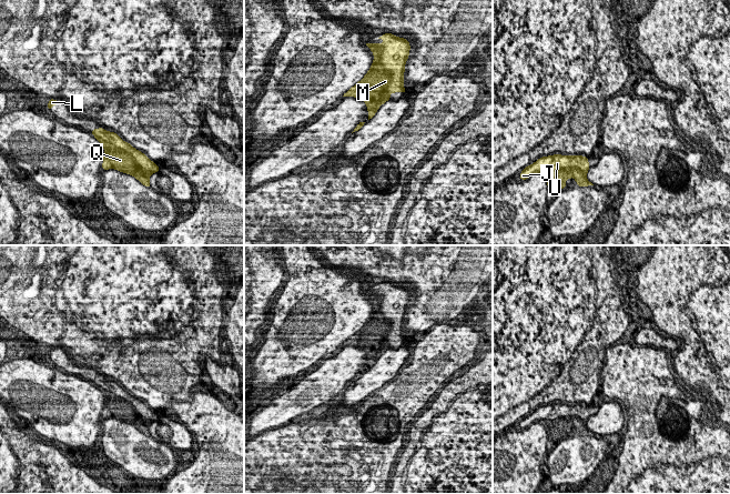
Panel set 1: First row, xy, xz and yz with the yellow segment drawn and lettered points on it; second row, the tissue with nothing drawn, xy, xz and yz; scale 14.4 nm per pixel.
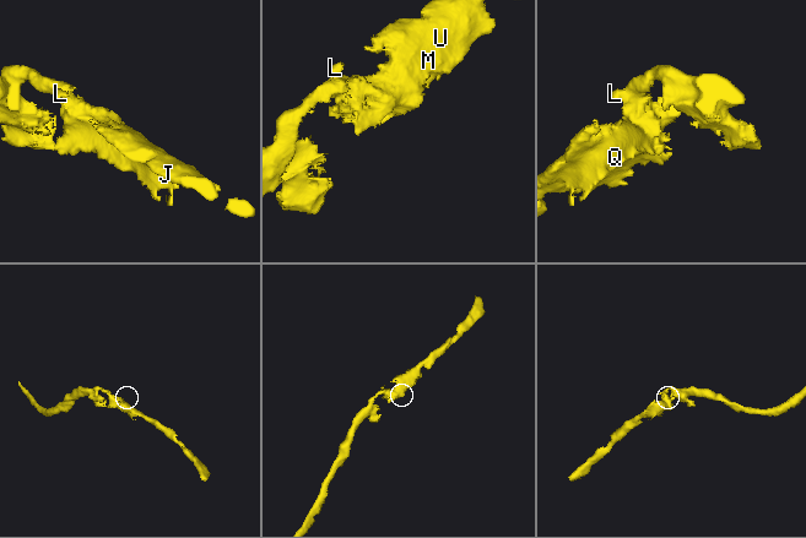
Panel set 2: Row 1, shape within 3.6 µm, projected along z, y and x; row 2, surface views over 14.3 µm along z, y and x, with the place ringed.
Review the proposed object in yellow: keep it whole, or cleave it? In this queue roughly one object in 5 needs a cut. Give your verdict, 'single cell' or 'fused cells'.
single cell

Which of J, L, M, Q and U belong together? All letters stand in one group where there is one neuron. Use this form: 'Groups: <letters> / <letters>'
Groups: J L M Q U

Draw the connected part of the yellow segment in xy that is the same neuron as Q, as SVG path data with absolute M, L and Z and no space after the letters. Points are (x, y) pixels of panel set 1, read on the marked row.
M103 128L93 129L91 133L104 148L102 170L115 169L133 175L143 185L151 188L149 179L160 168L144 153L124 142L115 132L105 131Z

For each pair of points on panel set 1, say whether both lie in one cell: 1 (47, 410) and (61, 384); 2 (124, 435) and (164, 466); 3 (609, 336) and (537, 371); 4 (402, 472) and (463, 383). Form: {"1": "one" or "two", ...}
{"1": "two", "2": "one", "3": "one", "4": "two"}

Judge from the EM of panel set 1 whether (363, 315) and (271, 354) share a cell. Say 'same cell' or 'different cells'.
same cell

